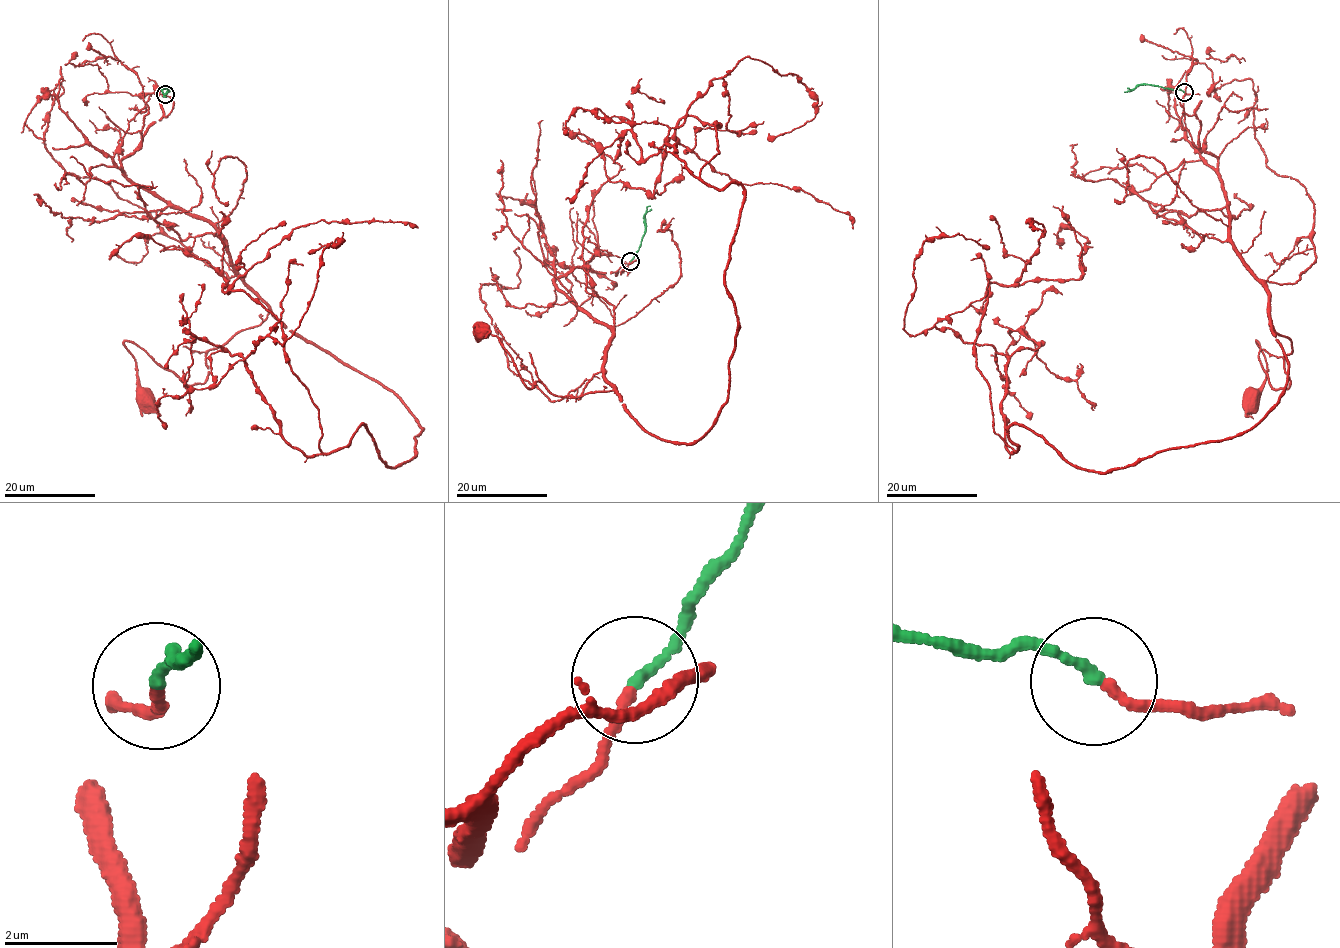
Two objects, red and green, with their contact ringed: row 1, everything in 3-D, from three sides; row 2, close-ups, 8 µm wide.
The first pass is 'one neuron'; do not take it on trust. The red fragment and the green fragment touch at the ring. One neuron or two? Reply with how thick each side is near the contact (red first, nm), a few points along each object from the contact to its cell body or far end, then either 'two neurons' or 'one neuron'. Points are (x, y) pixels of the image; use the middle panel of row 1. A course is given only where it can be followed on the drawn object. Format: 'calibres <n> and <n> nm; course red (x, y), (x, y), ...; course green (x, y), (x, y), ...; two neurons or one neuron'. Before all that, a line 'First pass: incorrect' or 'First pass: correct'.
First pass: correct
calibres 170 and 200 nm; course red (629, 262), (552, 279), (610, 329), (609, 391), (529, 388), (481, 331); course green (629, 261), (641, 243), (650, 205); one neuron

